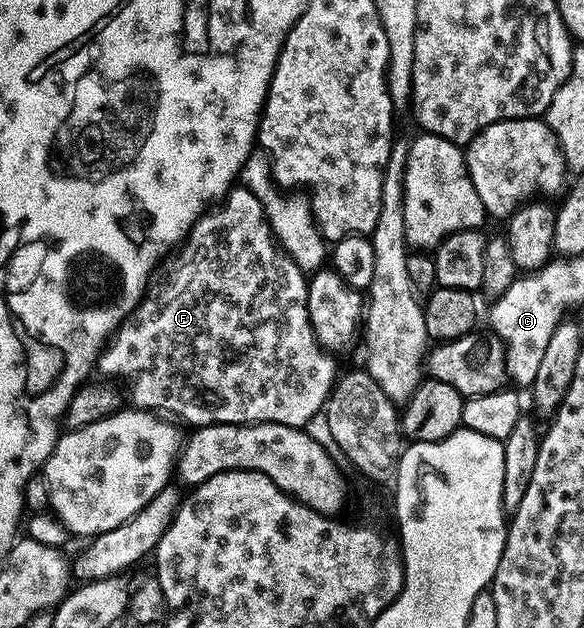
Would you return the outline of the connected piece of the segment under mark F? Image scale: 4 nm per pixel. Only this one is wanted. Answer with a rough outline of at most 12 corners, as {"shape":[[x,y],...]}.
{"shape":[[230,189],[97,355],[136,409],[298,428],[339,377]]}

